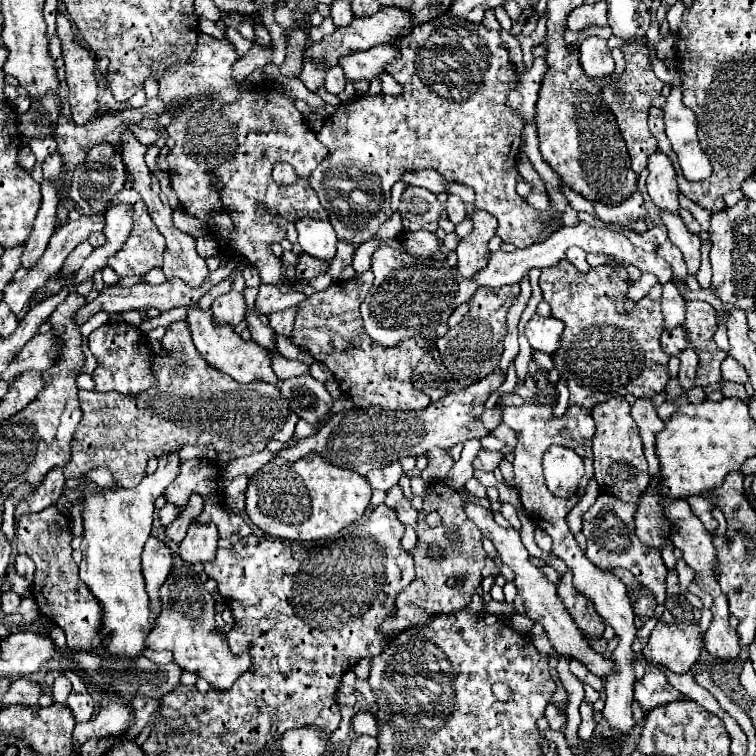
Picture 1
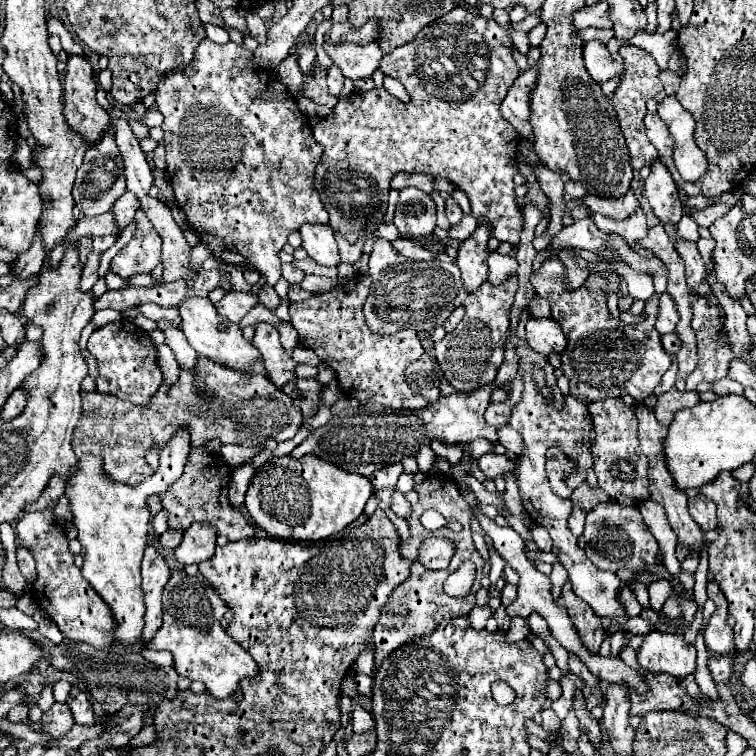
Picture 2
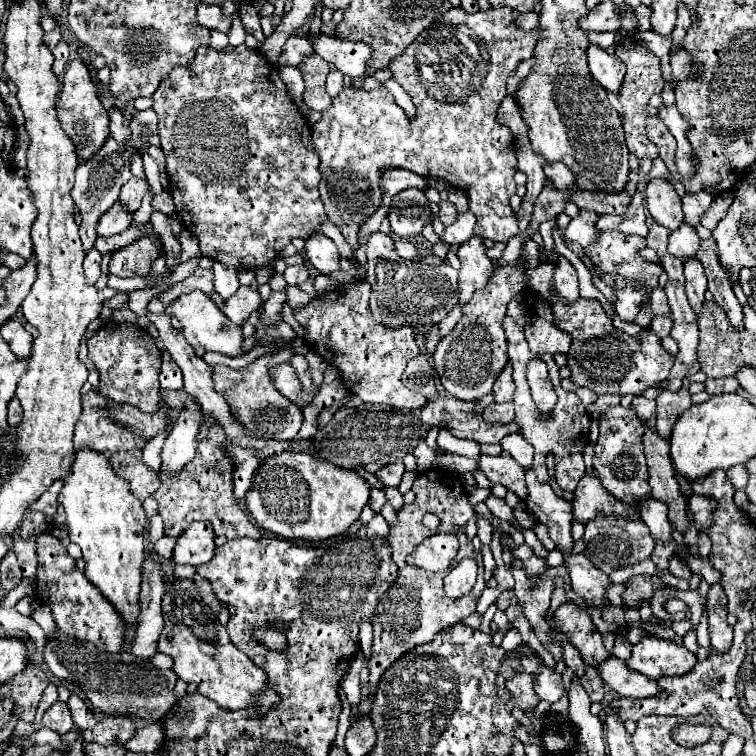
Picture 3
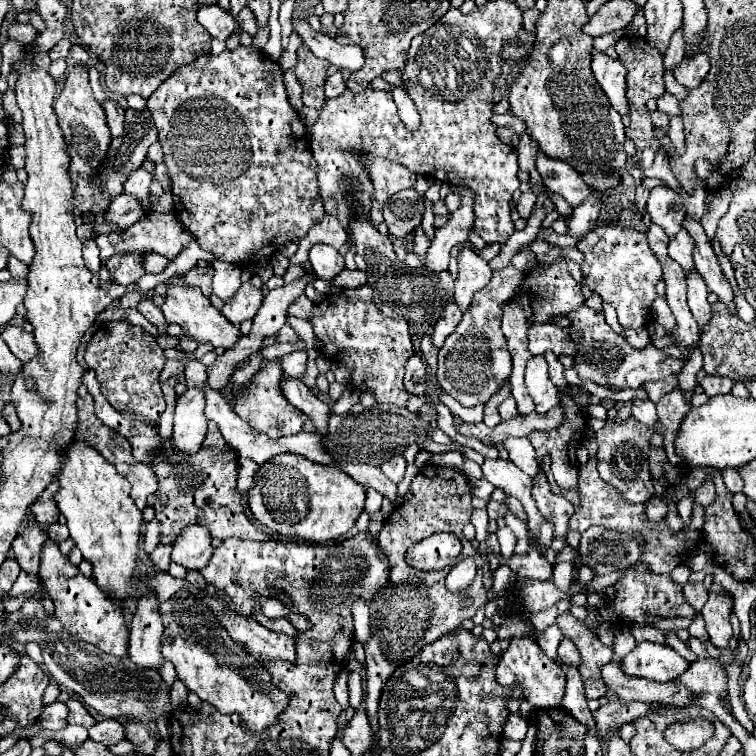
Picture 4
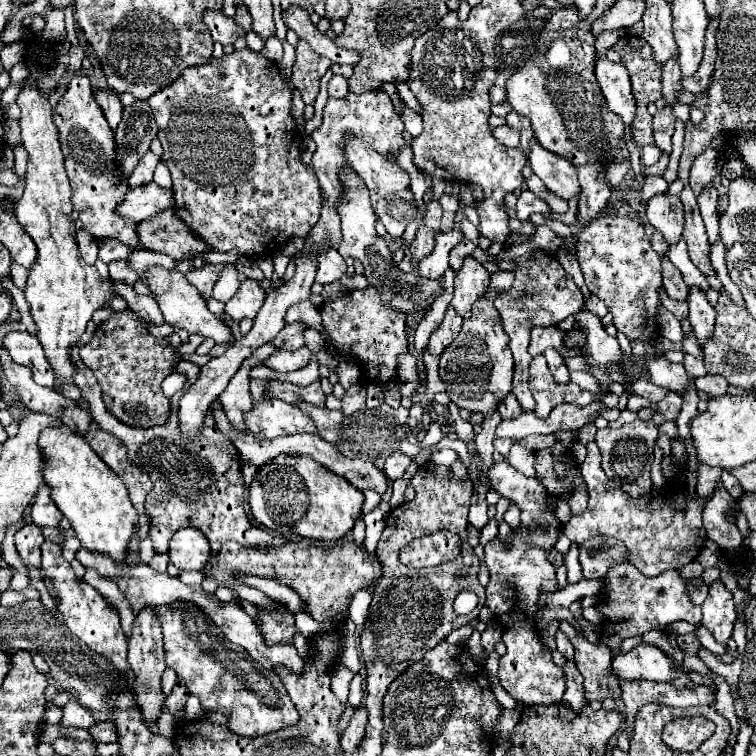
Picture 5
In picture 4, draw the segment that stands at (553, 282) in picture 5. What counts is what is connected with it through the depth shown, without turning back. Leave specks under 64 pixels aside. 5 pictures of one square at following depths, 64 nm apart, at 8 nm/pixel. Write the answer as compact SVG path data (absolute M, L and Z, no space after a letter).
M566 258L556 260L552 266L536 266L526 274L526 280L520 288L520 294L516 298L512 298L506 306L504 306L504 314L502 314L502 332L508 340L508 350L512 354L512 376L510 376L510 384L512 384L512 396L516 400L518 406L518 414L524 418L534 410L532 398L528 396L526 384L524 384L524 366L528 362L528 358L532 356L526 350L526 332L530 328L532 322L550 322L552 314L554 316L564 316L568 312L572 312L574 308L578 308L580 304L584 304L584 296L580 292L578 282L572 278L572 274L568 272L568 264Z

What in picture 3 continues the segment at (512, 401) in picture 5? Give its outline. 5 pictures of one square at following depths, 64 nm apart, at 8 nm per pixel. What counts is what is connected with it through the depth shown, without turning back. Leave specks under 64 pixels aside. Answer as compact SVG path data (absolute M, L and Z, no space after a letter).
M502 402L502 404L492 404L484 410L484 420L488 422L500 422L500 424L510 424L514 420L514 404L512 402Z

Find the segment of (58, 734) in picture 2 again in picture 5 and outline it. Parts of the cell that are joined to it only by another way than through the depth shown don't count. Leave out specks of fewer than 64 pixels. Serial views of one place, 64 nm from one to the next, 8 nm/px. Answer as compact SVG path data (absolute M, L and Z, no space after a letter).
M48 704L46 706L46 712L44 712L44 724L54 724L58 726L60 720L62 720L62 708L60 706L54 706L54 704Z

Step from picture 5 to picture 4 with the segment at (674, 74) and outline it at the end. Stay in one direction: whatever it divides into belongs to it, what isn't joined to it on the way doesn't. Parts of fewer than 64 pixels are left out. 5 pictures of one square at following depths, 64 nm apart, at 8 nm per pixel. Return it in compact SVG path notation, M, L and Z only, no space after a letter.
M682 26L674 32L672 40L670 40L670 46L668 46L668 52L664 54L664 66L668 70L674 70L674 66L684 58L684 32L682 32Z

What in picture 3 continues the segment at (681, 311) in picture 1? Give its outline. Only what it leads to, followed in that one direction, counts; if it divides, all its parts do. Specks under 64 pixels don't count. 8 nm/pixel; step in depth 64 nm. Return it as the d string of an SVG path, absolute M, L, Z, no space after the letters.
M660 314L652 320L652 330L658 334L658 338L666 338L672 330L672 314Z

